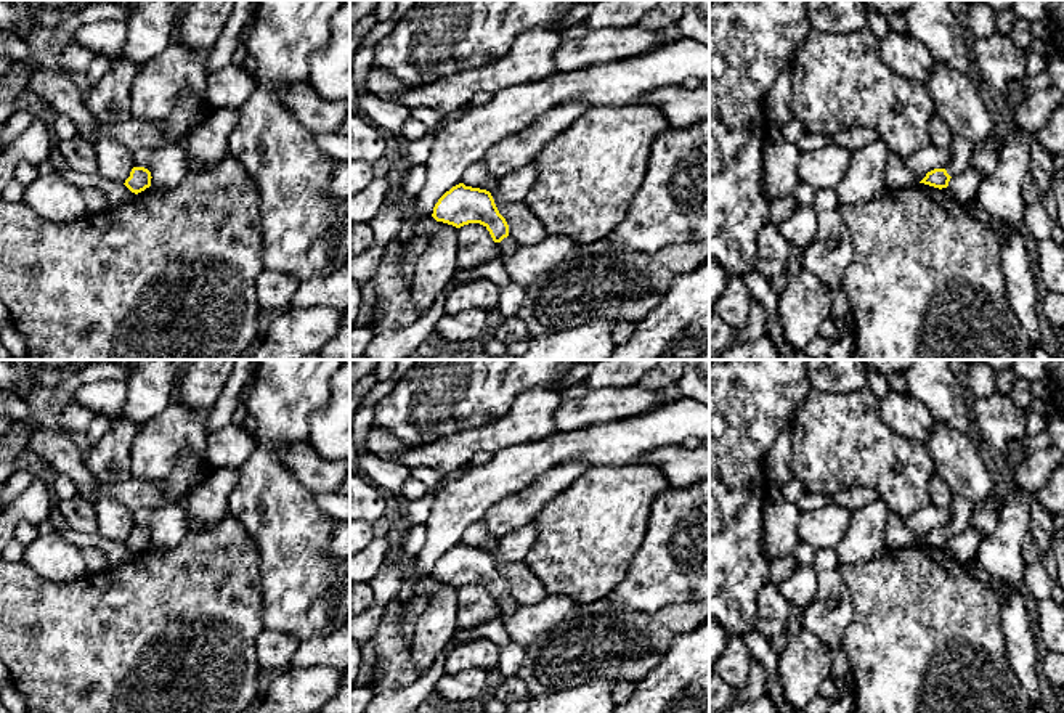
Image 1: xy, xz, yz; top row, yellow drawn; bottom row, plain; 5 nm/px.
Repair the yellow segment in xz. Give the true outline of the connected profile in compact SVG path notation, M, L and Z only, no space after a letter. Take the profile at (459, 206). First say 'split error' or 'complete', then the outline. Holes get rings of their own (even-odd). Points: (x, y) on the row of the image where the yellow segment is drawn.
split error; M459 183L446 191L433 207L432 217L461 228L469 223L483 225L497 244L497 255L506 257L518 249L509 236L509 225L499 214L489 191Z

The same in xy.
complete; M133 167L130 177L125 180L125 186L138 194L151 186L151 172L144 167Z

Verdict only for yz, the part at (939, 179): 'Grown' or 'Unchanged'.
Grown

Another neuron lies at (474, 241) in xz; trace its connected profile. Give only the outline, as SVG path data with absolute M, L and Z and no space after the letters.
M480 223L457 228L457 268L465 271L481 270L496 255L491 254L494 241Z

